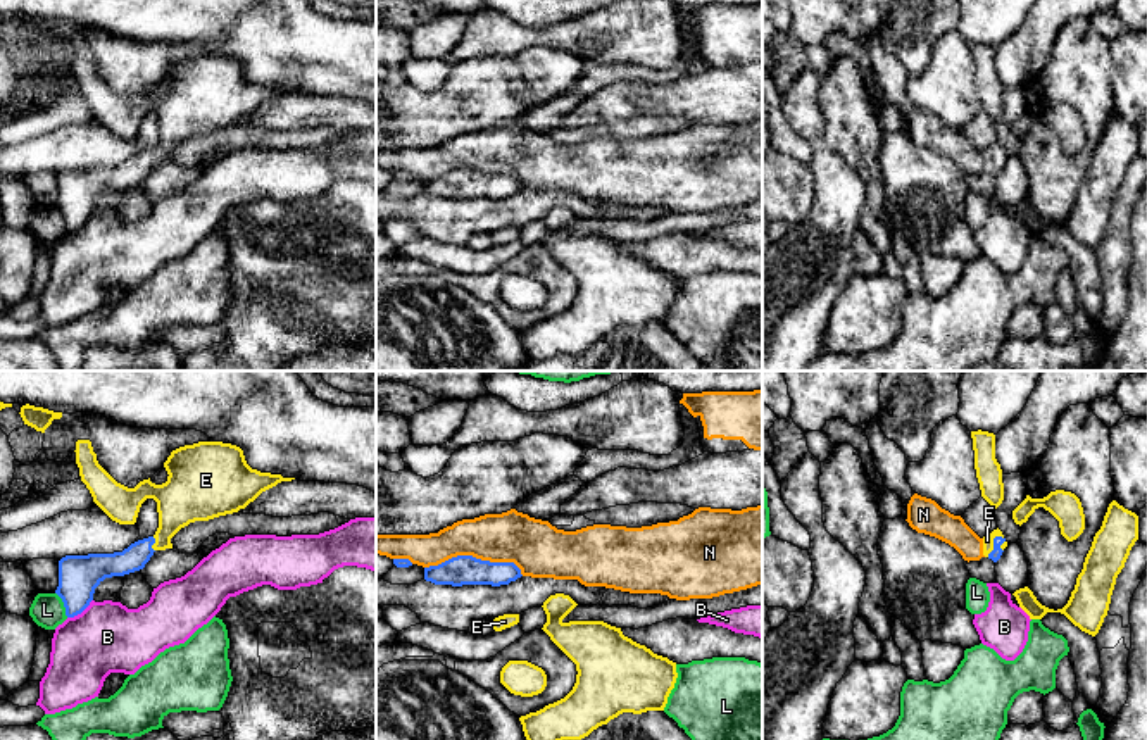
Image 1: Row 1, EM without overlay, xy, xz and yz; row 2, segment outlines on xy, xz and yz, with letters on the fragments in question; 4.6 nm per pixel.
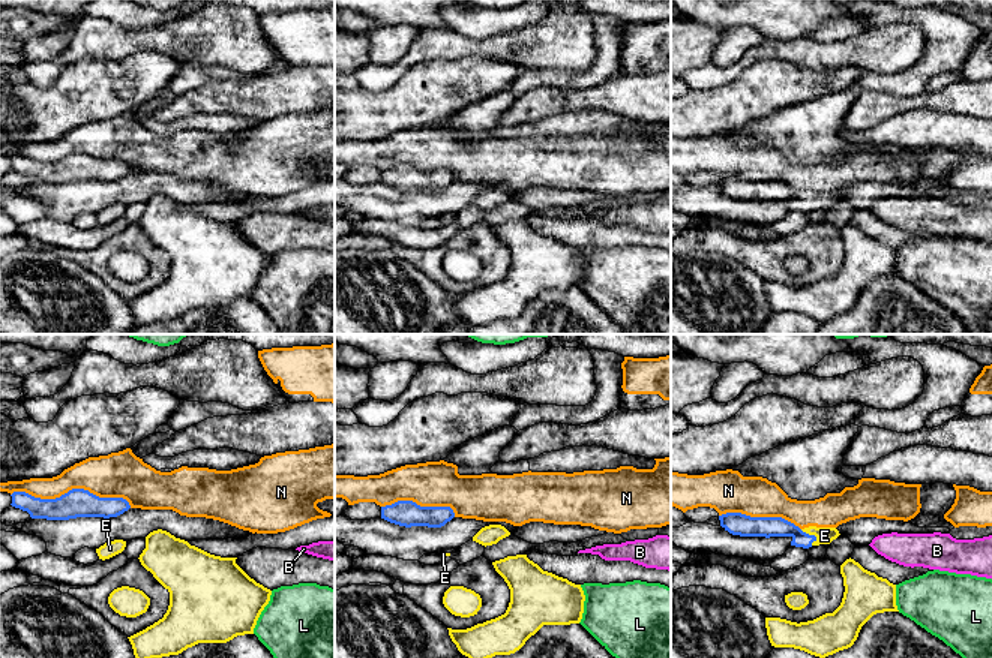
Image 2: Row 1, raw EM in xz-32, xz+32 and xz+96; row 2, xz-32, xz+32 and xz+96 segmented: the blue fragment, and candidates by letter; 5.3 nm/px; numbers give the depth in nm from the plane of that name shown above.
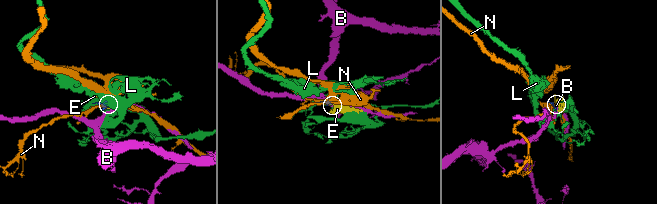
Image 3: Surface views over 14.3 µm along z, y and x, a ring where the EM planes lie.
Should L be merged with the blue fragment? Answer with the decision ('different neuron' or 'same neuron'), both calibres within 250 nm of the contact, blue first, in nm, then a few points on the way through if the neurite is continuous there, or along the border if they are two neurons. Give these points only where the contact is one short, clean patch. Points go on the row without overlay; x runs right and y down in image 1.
different neuron | 190/160 nm | along xy (56, 206), (68, 230)

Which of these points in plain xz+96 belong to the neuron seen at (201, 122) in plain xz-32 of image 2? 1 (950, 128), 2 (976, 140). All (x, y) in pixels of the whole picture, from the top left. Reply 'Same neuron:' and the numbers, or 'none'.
Same neuron: 1, 2

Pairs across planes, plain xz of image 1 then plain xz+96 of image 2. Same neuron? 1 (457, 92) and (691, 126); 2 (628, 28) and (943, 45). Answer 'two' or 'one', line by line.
1: one
2: two

